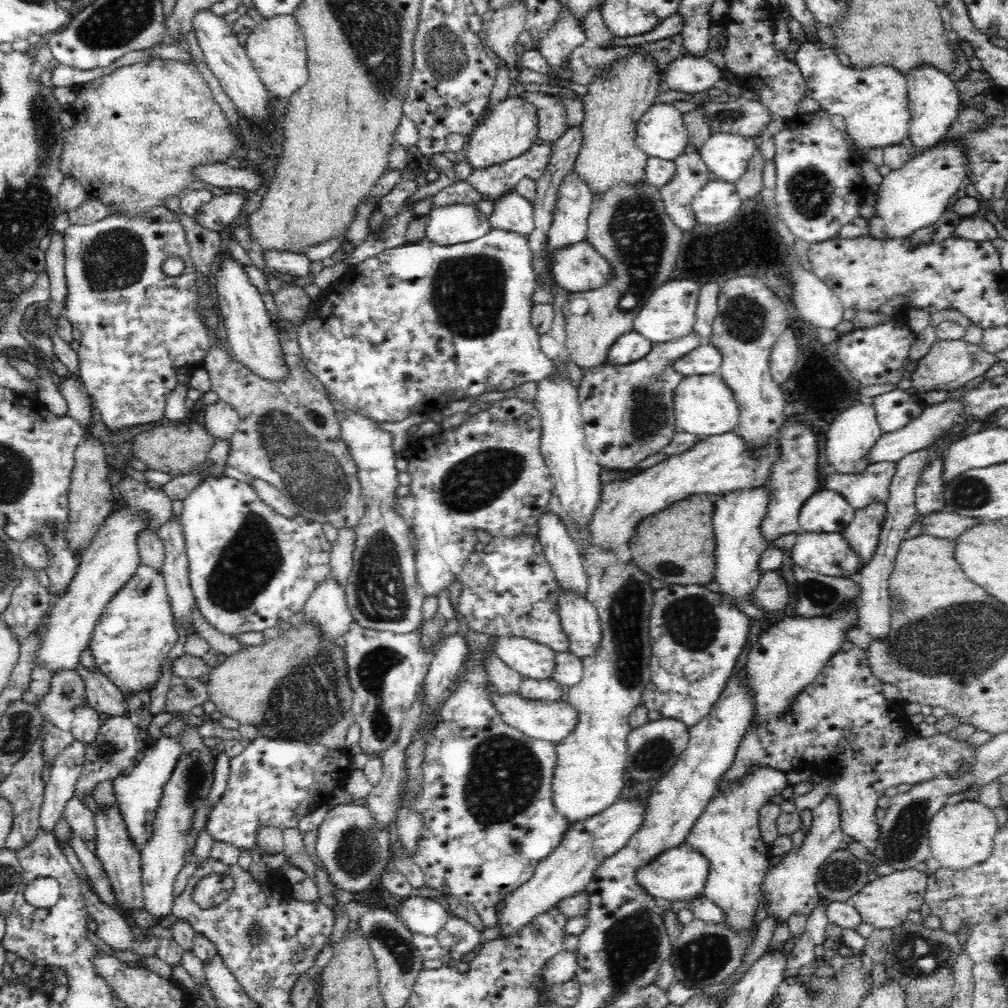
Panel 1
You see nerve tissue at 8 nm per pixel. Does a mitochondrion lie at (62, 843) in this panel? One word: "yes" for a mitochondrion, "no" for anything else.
no

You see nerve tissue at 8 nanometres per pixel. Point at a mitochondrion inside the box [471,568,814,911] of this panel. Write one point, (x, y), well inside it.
(628, 595)

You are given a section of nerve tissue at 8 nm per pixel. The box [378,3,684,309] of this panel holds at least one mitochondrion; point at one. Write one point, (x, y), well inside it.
(445, 53)

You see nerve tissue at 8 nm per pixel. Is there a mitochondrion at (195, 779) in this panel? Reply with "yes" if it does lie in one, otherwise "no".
yes

